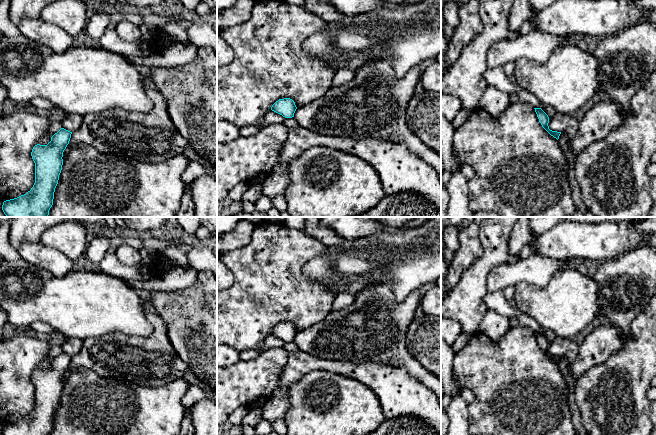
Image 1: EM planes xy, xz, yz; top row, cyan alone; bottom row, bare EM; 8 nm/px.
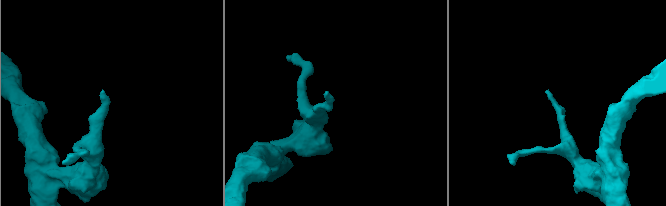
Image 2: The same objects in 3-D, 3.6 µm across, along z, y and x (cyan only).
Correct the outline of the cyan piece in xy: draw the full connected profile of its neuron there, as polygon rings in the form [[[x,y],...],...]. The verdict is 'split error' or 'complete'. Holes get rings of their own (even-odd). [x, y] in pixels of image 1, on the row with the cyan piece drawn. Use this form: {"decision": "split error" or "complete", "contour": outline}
{"decision": "complete", "contour": [[[61,128],[47,145],[37,144],[31,156],[35,163],[35,183],[30,191],[3,202],[7,217],[48,217],[63,165],[63,152],[72,132]]]}

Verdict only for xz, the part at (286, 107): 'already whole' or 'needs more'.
already whole

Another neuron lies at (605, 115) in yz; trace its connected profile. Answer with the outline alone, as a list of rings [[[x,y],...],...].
[[[600,97],[579,122],[578,131],[569,145],[569,150],[576,158],[582,149],[596,140],[606,138],[622,123],[619,105],[608,98]]]

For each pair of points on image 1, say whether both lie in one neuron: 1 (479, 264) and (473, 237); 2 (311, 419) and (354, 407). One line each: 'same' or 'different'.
1: different
2: same

